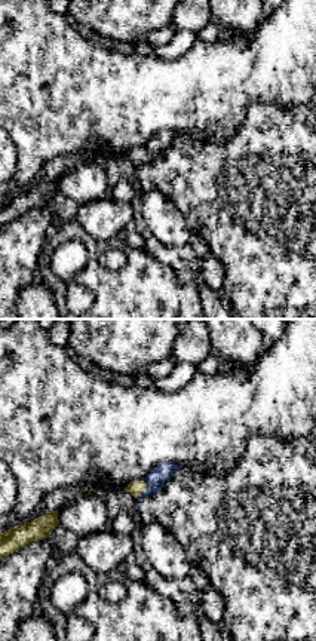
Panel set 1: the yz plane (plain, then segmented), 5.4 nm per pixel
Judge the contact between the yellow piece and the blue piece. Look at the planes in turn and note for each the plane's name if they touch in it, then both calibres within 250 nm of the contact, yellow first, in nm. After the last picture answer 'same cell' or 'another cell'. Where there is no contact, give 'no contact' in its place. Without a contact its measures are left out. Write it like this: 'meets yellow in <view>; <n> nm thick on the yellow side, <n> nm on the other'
meets yellow in yz; 80 nm thick on the yellow side, 100 nm on the other

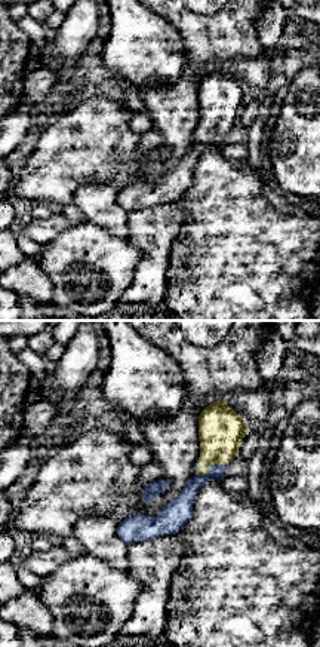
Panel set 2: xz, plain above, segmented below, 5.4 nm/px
meets yellow in xz; 240 nm thick on the yellow side, 90 nm on the other

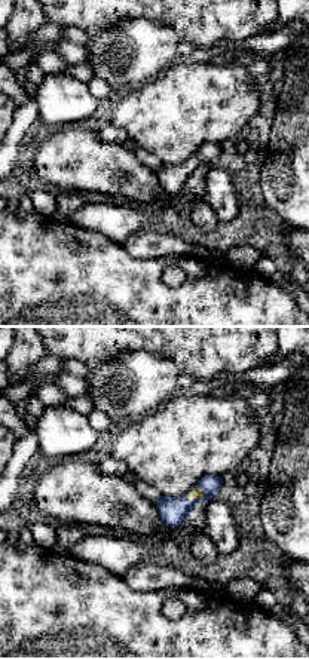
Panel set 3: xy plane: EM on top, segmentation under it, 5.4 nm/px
meets yellow in xy; 60 nm thick on the yellow side, 160 nm on the other

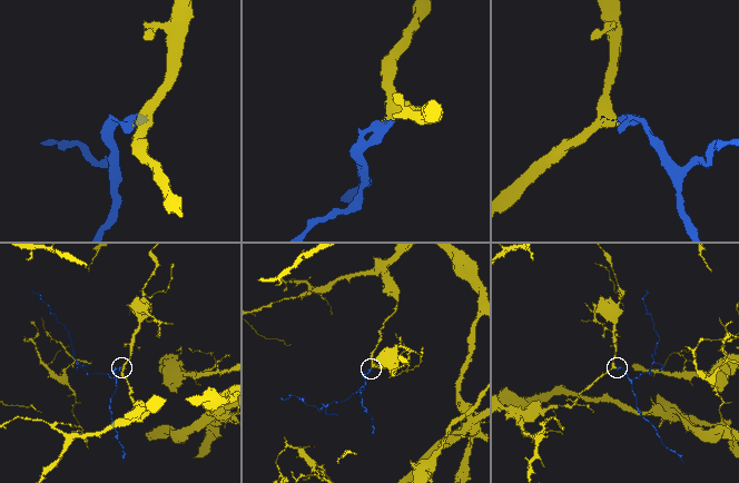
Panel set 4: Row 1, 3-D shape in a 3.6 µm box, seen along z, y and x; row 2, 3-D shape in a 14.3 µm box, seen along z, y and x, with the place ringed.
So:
same cell

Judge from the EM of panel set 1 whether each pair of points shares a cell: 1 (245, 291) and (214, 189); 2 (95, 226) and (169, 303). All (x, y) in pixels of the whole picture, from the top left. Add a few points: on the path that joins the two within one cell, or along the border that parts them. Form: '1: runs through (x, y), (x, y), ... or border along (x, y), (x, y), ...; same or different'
1: runs through (245, 266), (245, 235), (239, 214); same
2: border along (77, 221), (94, 239), (107, 241), (114, 238); different

